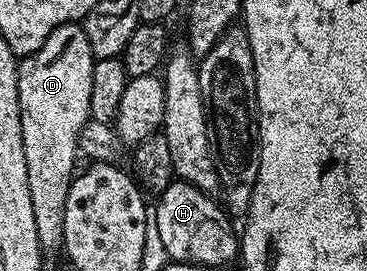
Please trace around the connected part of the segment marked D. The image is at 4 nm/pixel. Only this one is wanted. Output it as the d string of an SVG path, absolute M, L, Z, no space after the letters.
M70 23L61 25L55 31L51 31L51 35L47 35L47 39L43 43L43 47L39 47L39 51L35 51L29 57L24 58L17 66L17 86L19 87L19 111L21 112L21 126L23 127L23 151L27 159L27 187L31 187L31 211L35 211L35 227L39 235L39 243L42 250L46 254L53 253L62 248L65 236L63 235L63 215L67 207L67 191L69 185L73 182L75 176L75 168L73 164L79 161L79 150L77 148L77 135L83 131L83 127L91 118L89 116L89 100L91 99L91 71L93 70L94 55L91 51L91 43L87 43L87 35L84 28L80 24Z

